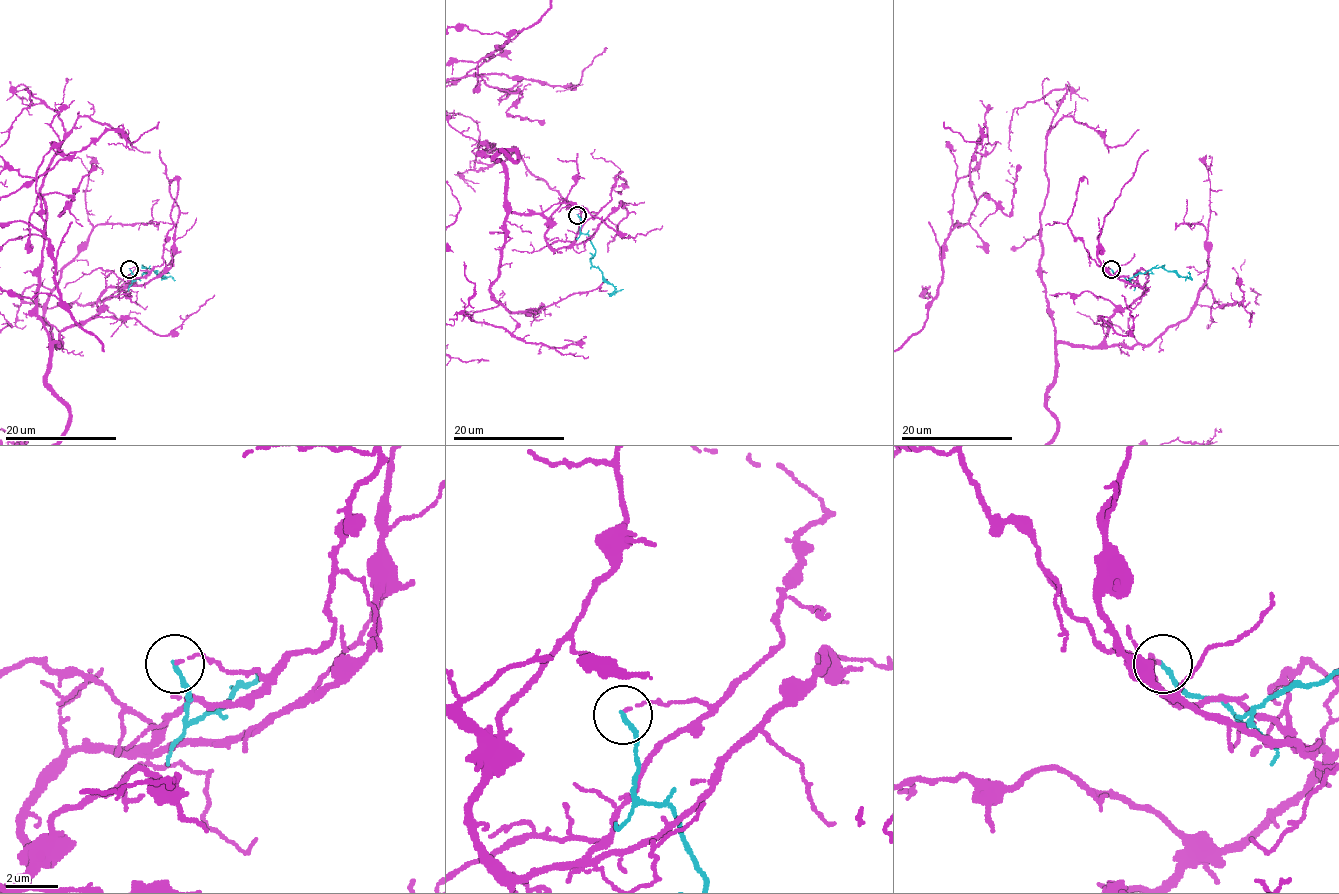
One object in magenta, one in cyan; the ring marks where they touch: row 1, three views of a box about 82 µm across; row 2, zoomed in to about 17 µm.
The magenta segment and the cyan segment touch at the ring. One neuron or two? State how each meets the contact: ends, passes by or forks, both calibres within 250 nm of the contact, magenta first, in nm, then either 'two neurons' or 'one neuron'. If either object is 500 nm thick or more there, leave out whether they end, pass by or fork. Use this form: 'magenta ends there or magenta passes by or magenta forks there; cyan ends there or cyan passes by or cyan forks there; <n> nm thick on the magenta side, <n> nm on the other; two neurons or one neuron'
magenta ends there; cyan ends there; 90 nm thick on the magenta side, 180 nm on the other; two neurons

